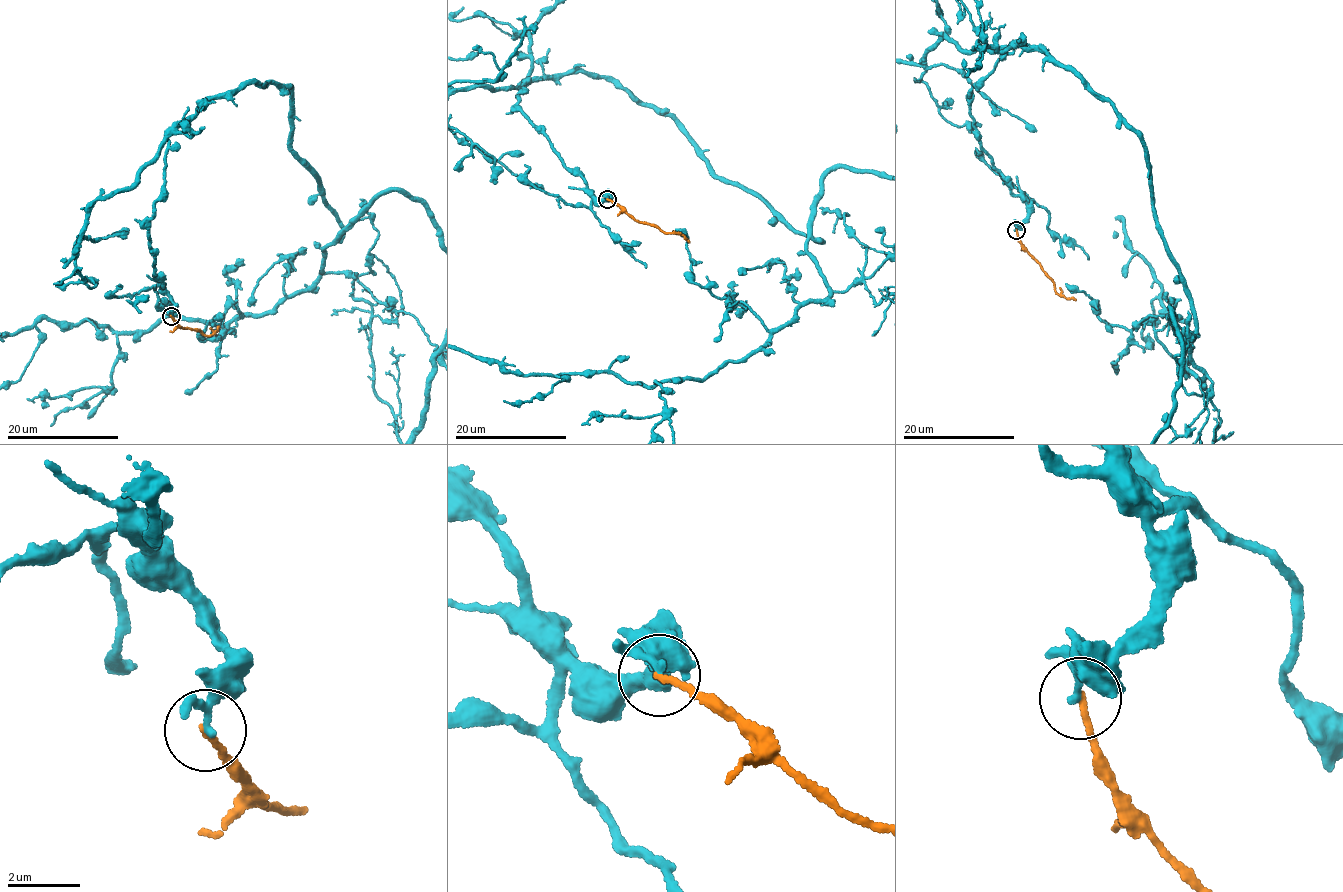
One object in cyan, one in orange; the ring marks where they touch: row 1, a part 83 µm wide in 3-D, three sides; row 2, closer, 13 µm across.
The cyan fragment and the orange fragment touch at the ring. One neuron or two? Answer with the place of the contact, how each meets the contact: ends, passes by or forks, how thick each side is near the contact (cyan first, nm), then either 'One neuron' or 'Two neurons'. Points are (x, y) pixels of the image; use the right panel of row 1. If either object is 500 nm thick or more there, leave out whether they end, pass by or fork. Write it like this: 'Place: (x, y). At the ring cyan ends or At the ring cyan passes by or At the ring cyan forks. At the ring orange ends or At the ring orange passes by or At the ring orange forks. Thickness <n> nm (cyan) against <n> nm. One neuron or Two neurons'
Place: (1016, 230). At the ring cyan passes by. At the ring orange ends. Thickness 150 nm (cyan) against 170 nm. Two neurons

